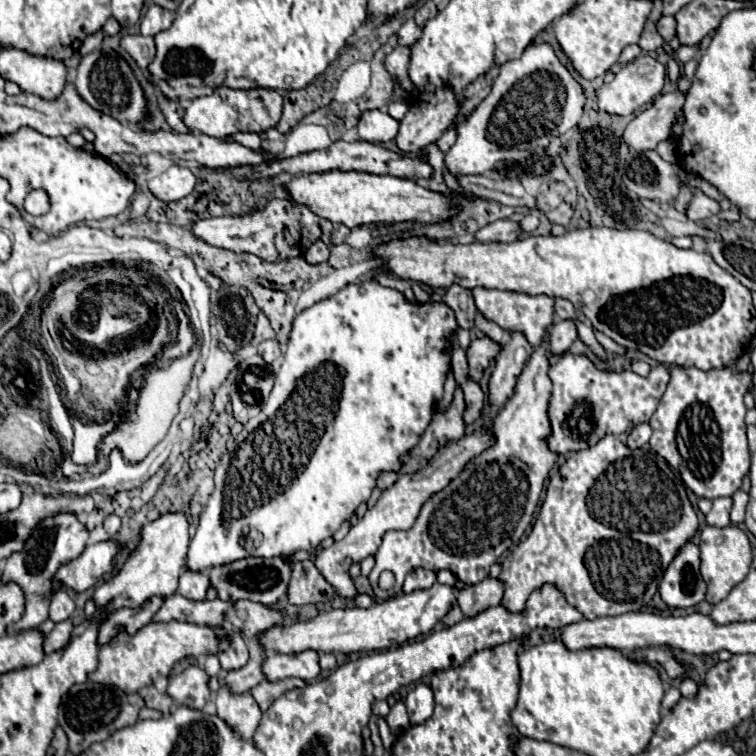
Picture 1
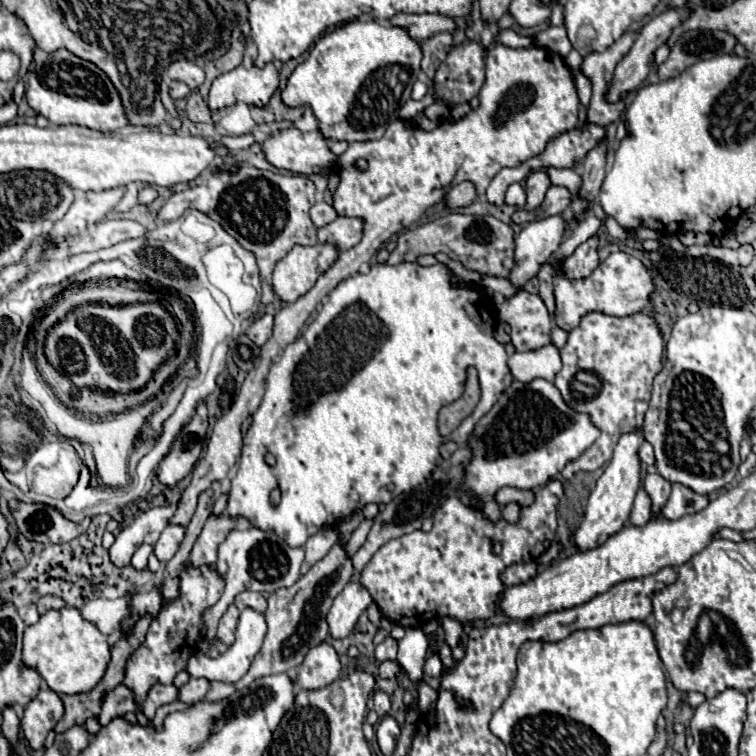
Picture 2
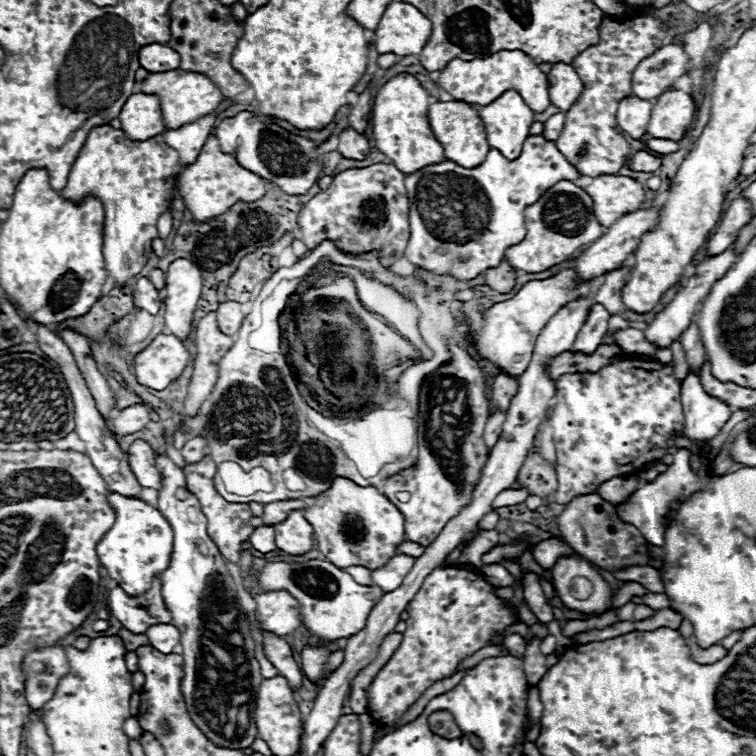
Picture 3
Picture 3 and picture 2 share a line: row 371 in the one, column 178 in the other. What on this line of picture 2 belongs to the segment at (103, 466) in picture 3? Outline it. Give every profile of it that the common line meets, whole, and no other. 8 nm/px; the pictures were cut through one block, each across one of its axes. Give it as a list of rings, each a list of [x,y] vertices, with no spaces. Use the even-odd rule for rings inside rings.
[[[186,58],[172,62],[170,68],[168,68],[168,76],[172,80],[186,82],[190,88],[196,88],[196,86],[200,86],[204,82],[204,70],[198,64],[186,60]]]

